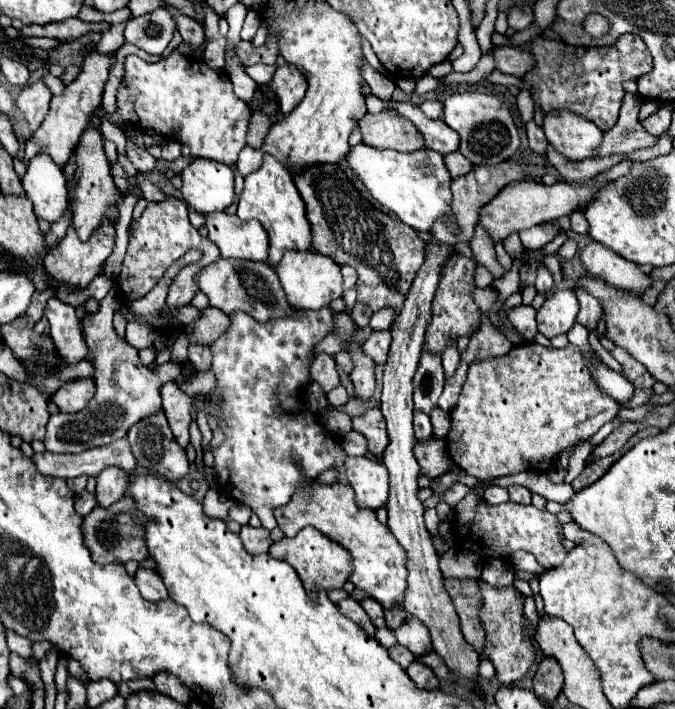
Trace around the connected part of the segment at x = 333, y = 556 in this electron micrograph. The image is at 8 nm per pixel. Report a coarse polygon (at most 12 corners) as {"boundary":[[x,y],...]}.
{"boundary":[[316,528],[270,546],[308,594],[342,588],[350,552]]}

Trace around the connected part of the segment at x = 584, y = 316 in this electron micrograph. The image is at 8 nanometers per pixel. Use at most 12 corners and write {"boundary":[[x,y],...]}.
{"boundary":[[586,288],[572,290],[580,302],[576,320],[588,330],[602,318],[602,302]]}

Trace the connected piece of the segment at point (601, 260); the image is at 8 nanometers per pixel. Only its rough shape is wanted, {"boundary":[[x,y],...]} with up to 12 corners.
{"boundary":[[590,240],[580,262],[588,274],[646,290],[650,278],[604,244]]}

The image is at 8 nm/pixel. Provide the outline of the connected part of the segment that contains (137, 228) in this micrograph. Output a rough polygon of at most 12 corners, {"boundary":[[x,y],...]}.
{"boundary":[[184,200],[148,202],[134,224],[122,302],[144,298],[192,248],[202,258],[172,280],[166,304],[186,306],[218,246],[190,224]]}

